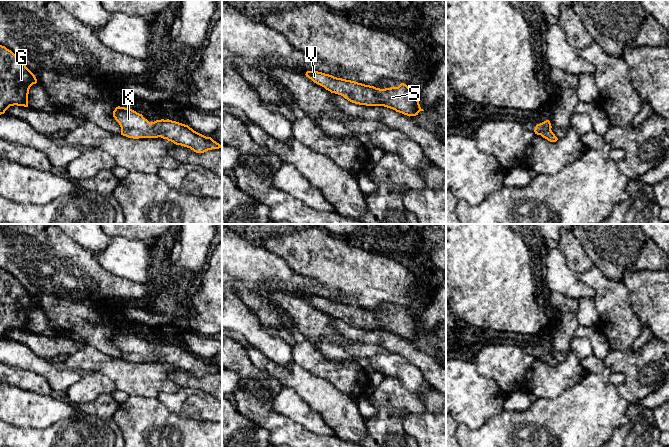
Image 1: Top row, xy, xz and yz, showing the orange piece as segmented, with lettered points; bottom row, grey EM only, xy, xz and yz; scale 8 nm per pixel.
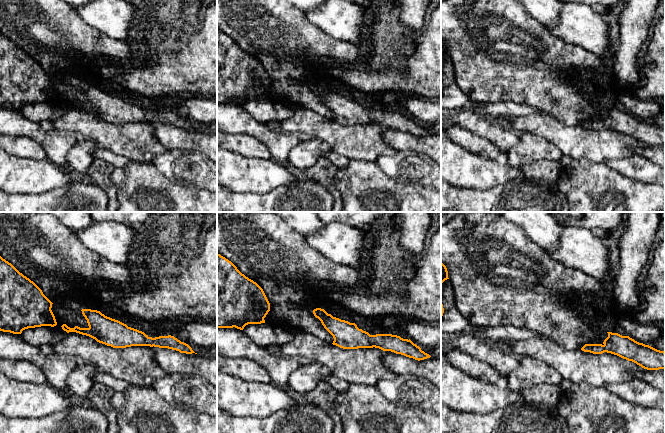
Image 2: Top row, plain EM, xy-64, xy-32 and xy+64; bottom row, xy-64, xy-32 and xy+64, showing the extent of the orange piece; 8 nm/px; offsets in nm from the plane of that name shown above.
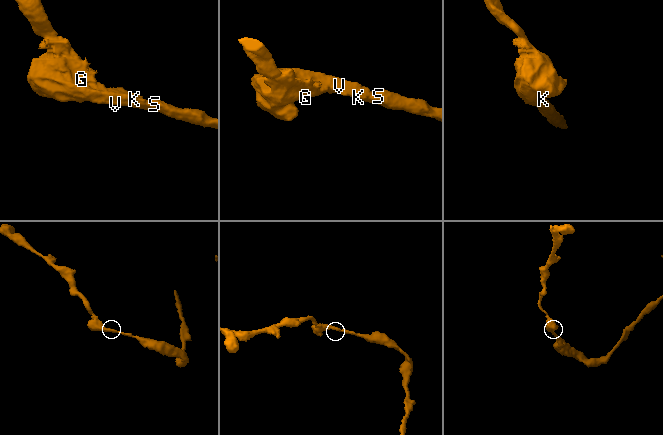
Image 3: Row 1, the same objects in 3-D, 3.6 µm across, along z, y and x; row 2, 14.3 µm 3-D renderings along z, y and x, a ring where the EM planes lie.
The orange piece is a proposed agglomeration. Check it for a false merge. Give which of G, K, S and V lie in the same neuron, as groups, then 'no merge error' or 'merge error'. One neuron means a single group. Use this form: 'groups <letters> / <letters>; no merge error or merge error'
groups G K S V; no merge error

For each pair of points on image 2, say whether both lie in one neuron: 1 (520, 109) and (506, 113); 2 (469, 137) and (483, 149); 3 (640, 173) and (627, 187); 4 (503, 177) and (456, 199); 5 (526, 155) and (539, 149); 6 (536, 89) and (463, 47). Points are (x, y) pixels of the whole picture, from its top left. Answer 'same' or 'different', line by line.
1: same
2: same
3: different
4: different
5: same
6: same

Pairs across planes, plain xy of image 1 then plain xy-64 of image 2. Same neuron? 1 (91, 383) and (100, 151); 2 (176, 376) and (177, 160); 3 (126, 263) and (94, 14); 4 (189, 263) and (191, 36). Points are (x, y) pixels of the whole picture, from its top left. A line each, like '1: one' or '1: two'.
1: two
2: two
3: one
4: two

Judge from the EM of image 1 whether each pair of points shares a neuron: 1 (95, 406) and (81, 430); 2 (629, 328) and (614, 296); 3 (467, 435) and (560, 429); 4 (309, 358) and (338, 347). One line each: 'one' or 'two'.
1: two
2: one
3: one
4: two

